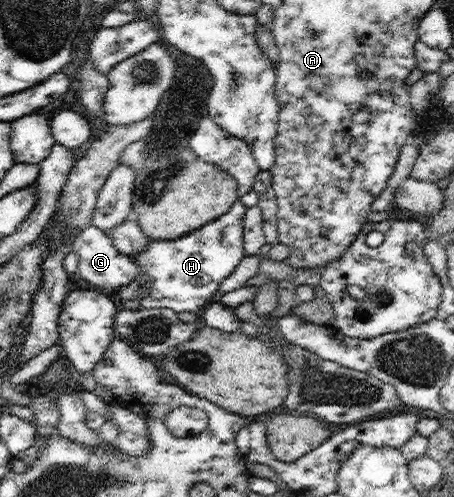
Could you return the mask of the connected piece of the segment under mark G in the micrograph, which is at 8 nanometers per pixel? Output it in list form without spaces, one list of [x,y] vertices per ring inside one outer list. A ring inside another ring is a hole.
[[[90,225],[78,233],[72,243],[72,251],[80,257],[77,272],[82,279],[106,292],[122,288],[142,274],[142,269],[136,266],[134,258],[121,253],[114,246],[111,236],[97,226]]]

